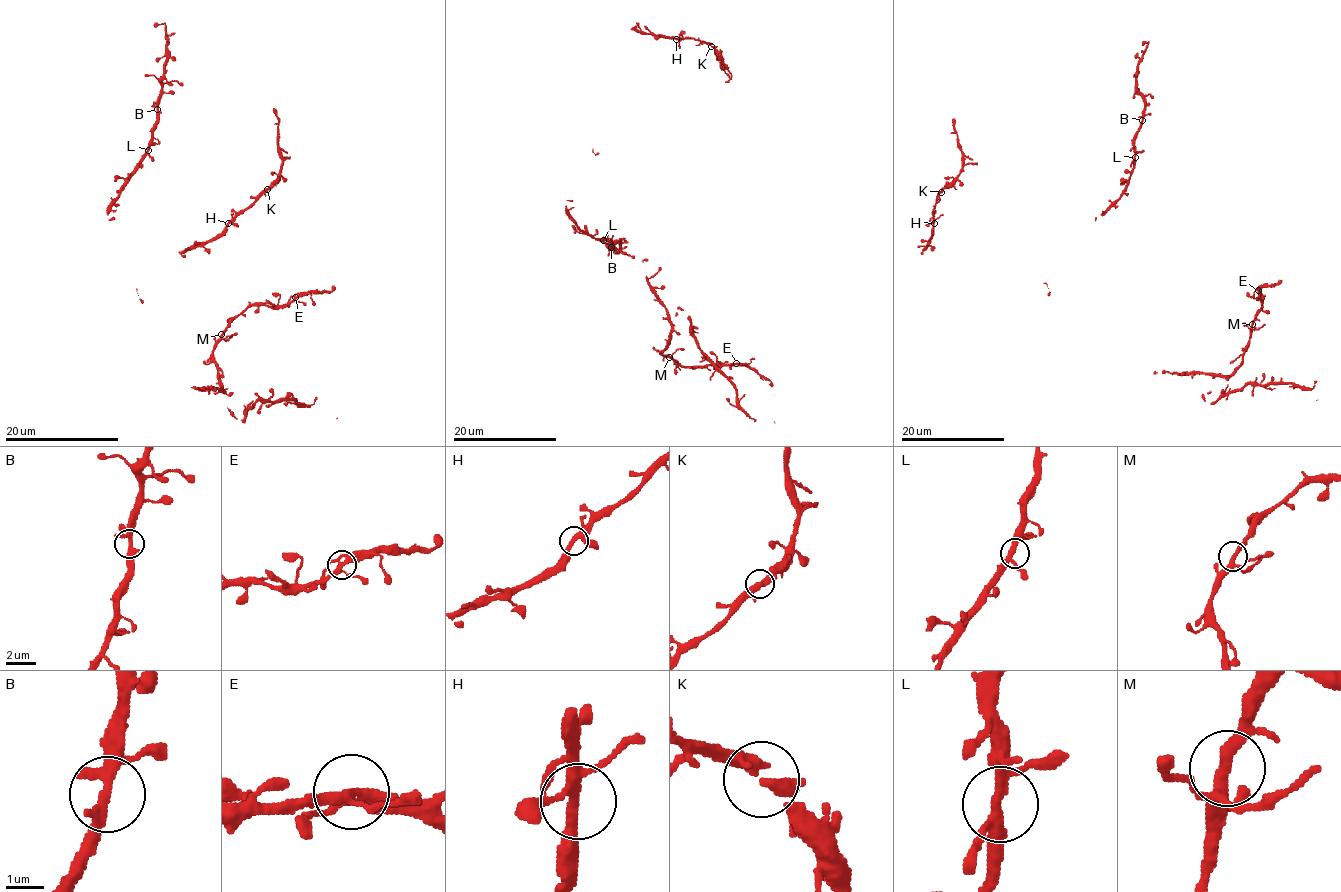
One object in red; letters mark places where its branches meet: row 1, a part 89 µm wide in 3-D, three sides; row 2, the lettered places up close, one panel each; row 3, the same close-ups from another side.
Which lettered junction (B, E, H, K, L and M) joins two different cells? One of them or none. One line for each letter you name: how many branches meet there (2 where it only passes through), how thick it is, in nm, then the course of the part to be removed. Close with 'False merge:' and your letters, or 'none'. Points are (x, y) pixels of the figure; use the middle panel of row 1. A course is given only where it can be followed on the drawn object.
False merge: none

